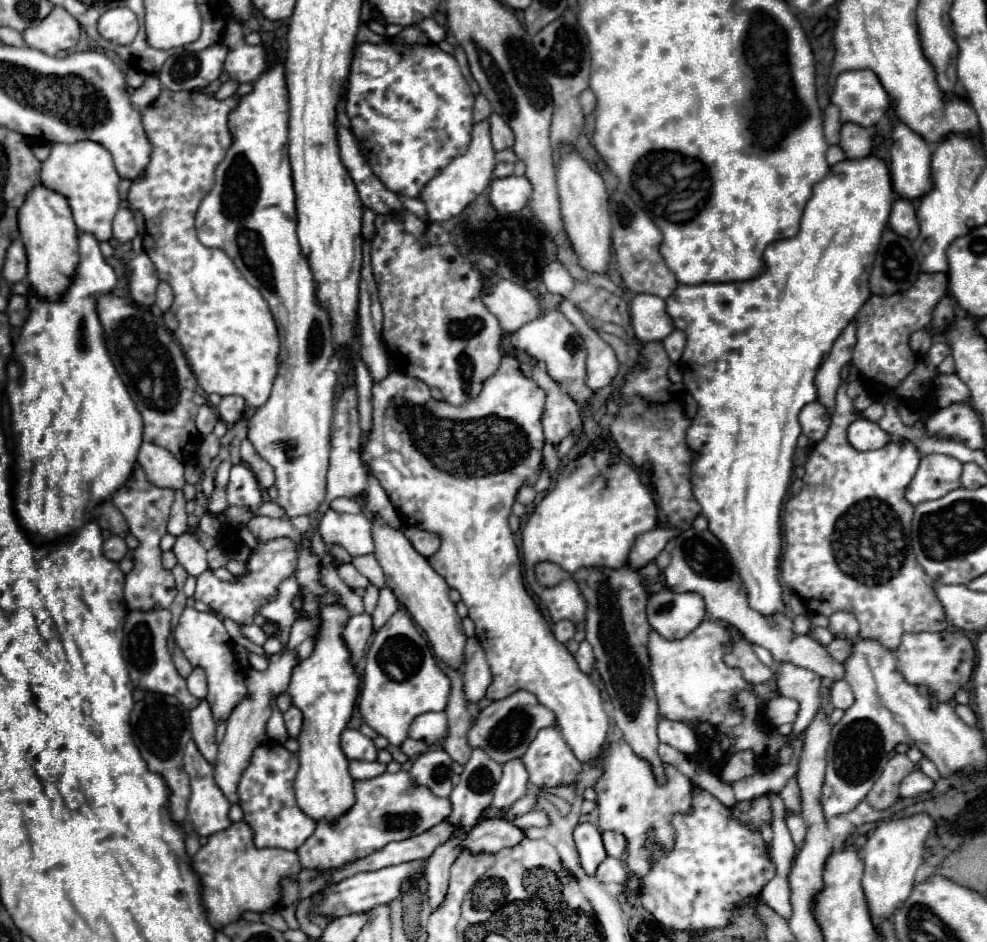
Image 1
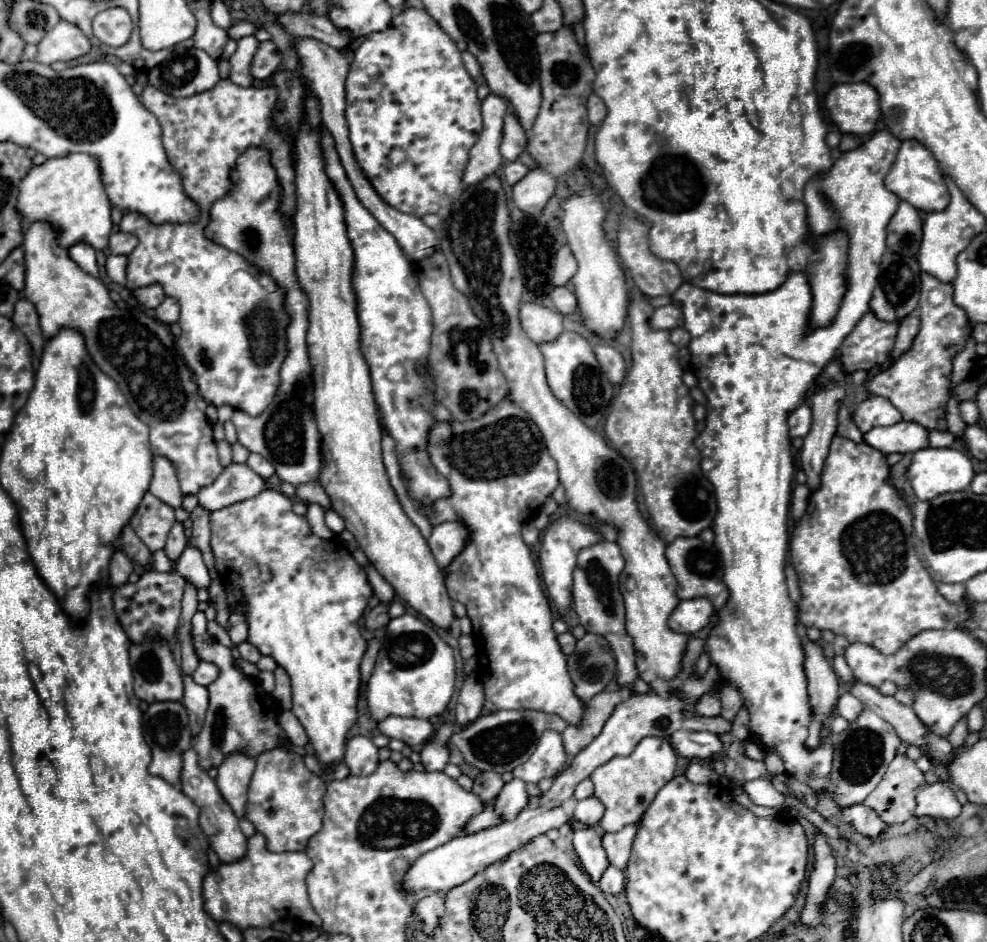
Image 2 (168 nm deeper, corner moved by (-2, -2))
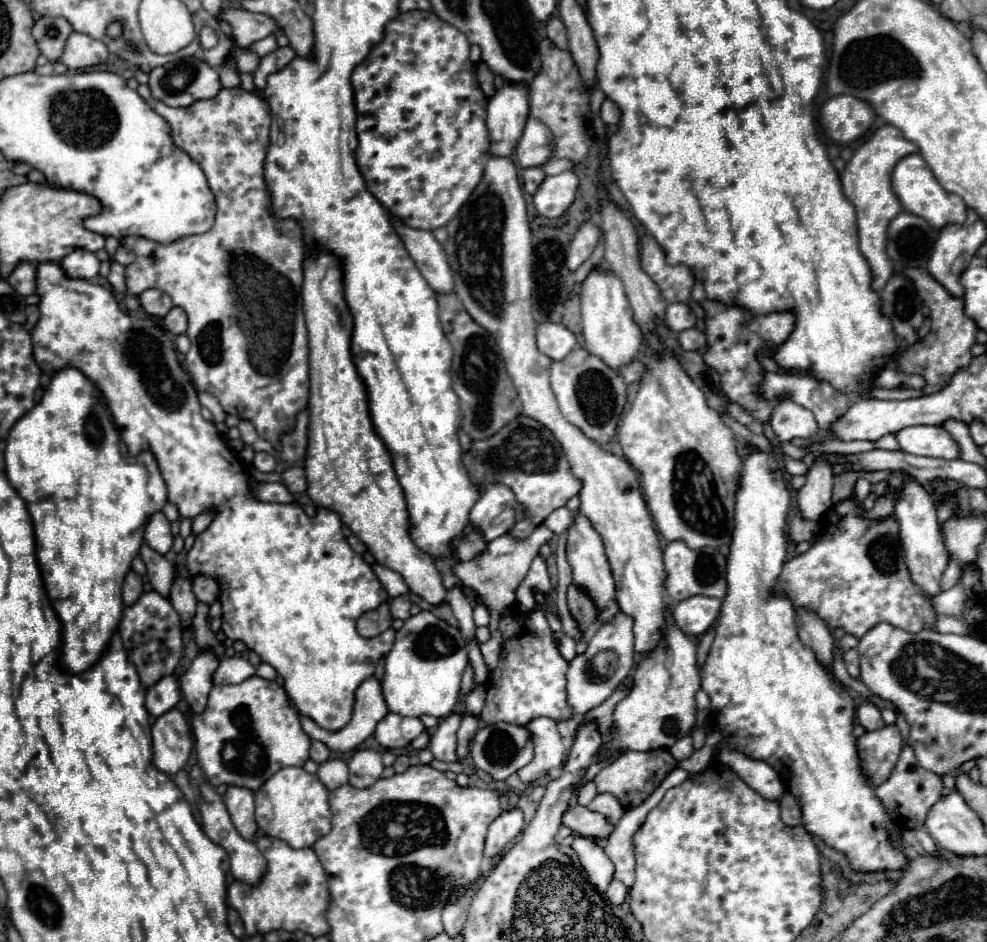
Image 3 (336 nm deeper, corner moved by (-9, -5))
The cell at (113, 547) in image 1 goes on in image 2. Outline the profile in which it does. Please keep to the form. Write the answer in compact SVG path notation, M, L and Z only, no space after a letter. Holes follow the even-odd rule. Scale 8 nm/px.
M120 551L114 553L114 557L110 561L110 583L114 589L128 583L132 567L134 567L134 563L124 553L120 553Z

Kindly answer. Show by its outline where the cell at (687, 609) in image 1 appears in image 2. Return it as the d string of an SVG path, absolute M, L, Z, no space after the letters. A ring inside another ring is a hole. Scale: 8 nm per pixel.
M706 597L680 601L670 615L670 629L676 633L692 635L702 627L706 627L712 615L714 615L714 607Z

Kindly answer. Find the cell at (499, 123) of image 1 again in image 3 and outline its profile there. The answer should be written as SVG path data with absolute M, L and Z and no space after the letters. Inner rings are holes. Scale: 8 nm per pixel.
M529 116L515 148L515 156L521 168L543 166L551 156L551 132L547 132L547 128L539 124L539 120Z

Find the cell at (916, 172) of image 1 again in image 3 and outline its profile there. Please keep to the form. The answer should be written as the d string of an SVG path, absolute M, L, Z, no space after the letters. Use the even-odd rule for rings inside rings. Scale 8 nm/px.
M909 154L903 160L899 160L891 178L893 178L893 192L901 200L903 210L915 212L915 216L923 216L933 228L939 230L939 228L943 228L943 224L961 224L965 220L965 214L967 214L965 202L959 196L947 192L937 182L937 178L927 168L921 154Z

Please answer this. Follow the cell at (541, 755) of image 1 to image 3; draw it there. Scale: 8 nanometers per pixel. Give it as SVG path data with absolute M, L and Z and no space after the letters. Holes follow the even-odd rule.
M535 718L527 724L531 728L531 736L535 736L535 760L523 766L517 776L525 782L539 782L549 776L551 770L557 770L567 760L567 746L557 730L557 722L551 718Z

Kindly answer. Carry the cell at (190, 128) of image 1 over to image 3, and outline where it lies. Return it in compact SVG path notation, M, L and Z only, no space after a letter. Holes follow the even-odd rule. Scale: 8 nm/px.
M223 88L217 98L211 100L197 100L191 106L185 108L173 108L167 106L163 102L155 102L155 112L159 116L163 116L169 126L171 126L171 136L177 148L185 150L191 160L195 160L201 170L207 176L209 188L215 194L215 204L217 204L217 216L215 216L215 224L209 232L199 234L199 236L183 236L171 244L159 244L141 236L127 236L123 240L123 244L127 248L131 248L135 252L135 262L127 266L127 292L139 296L141 292L149 290L149 288L157 288L165 294L171 296L175 306L181 306L187 312L189 318L189 328L187 328L187 336L191 340L191 350L185 356L185 364L189 370L189 376L195 384L197 390L201 392L209 392L215 394L217 400L221 402L223 410L231 416L237 418L245 418L251 420L255 424L255 428L259 428L259 432L263 432L263 436L275 436L275 432L279 432L279 428L283 428L283 424L287 424L287 420L291 420L291 416L295 416L295 412L299 412L299 408L307 406L307 396L309 396L309 348L307 348L307 328L305 328L305 318L303 318L303 300L301 300L301 284L303 284L303 256L305 256L305 240L303 240L303 230L299 226L297 220L293 218L277 218L273 212L273 204L271 204L271 194L267 190L267 180L265 180L265 154L269 148L269 124L271 124L271 112L267 102L263 100L263 96L251 94L243 88ZM251 288L253 290L253 300L245 300L251 296L241 296L243 290Z

